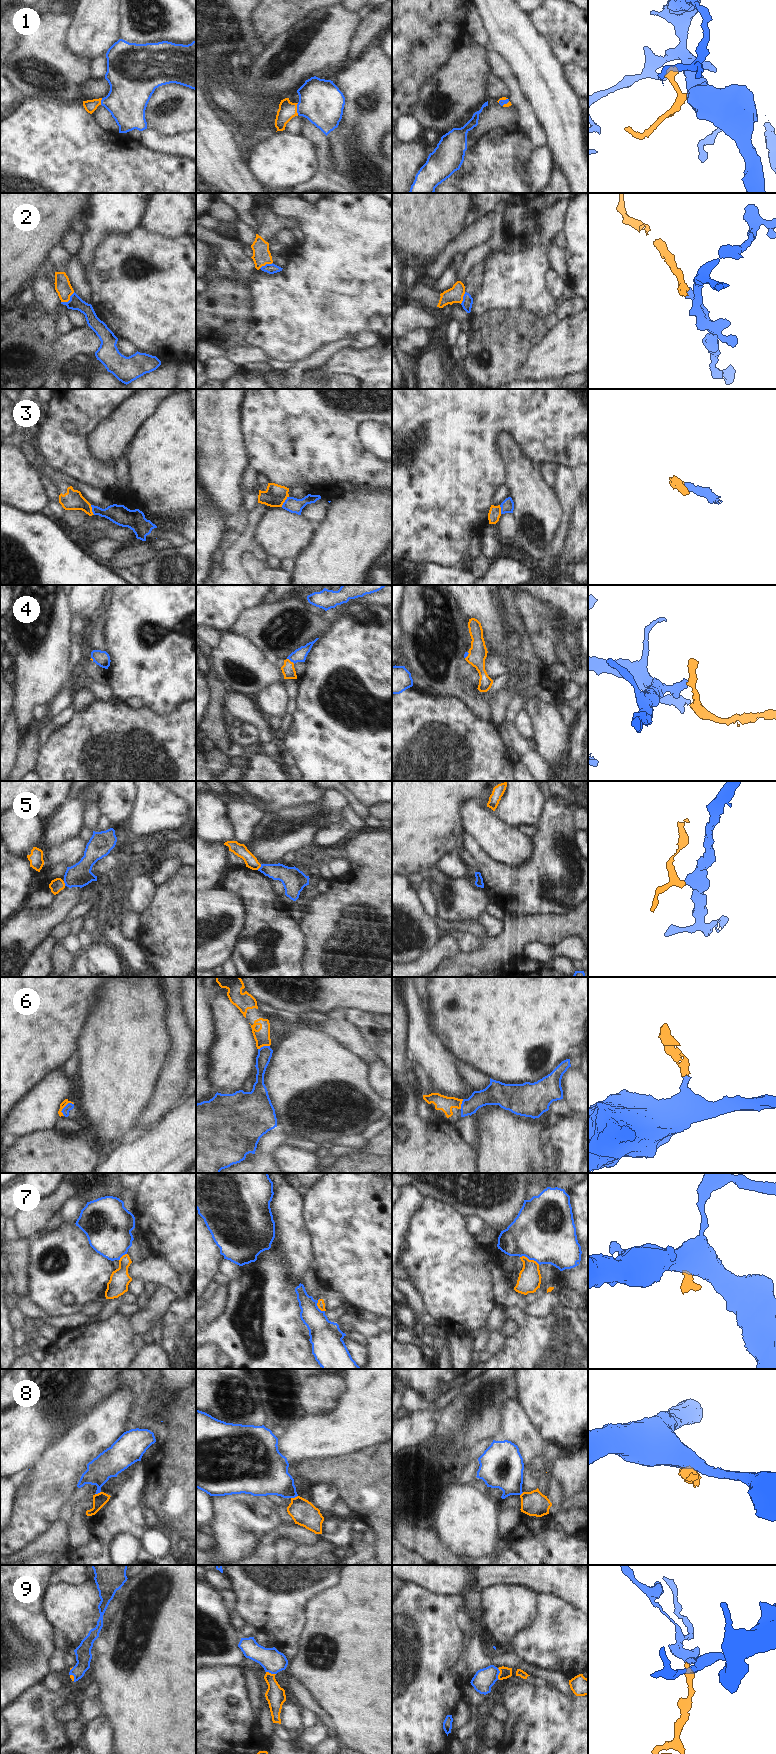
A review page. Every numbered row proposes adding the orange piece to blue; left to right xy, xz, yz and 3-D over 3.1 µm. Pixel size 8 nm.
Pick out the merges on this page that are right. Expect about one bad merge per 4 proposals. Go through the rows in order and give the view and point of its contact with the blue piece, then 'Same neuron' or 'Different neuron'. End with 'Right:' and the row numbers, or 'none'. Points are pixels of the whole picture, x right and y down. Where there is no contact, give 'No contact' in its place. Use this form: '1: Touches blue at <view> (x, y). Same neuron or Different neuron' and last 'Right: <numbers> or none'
1: Touches blue at xz (297, 109). Same neuron
2: Touches blue at xy (69, 300). Different neuron
3: Touches blue at xz (285, 501). Same neuron
4: Touches blue at xz (291, 661). Same neuron
5: Touches blue at xz (260, 867). Different neuron
6: Touches blue at xy (64, 1107). Same neuron
7: Touches blue at yz (530, 1259). Different neuron
8: Touches blue at xz (294, 1497). Different neuron
9: Touches blue at yz (498, 1674). Same neuron
Right: 1, 3, 4, 6, 9.

